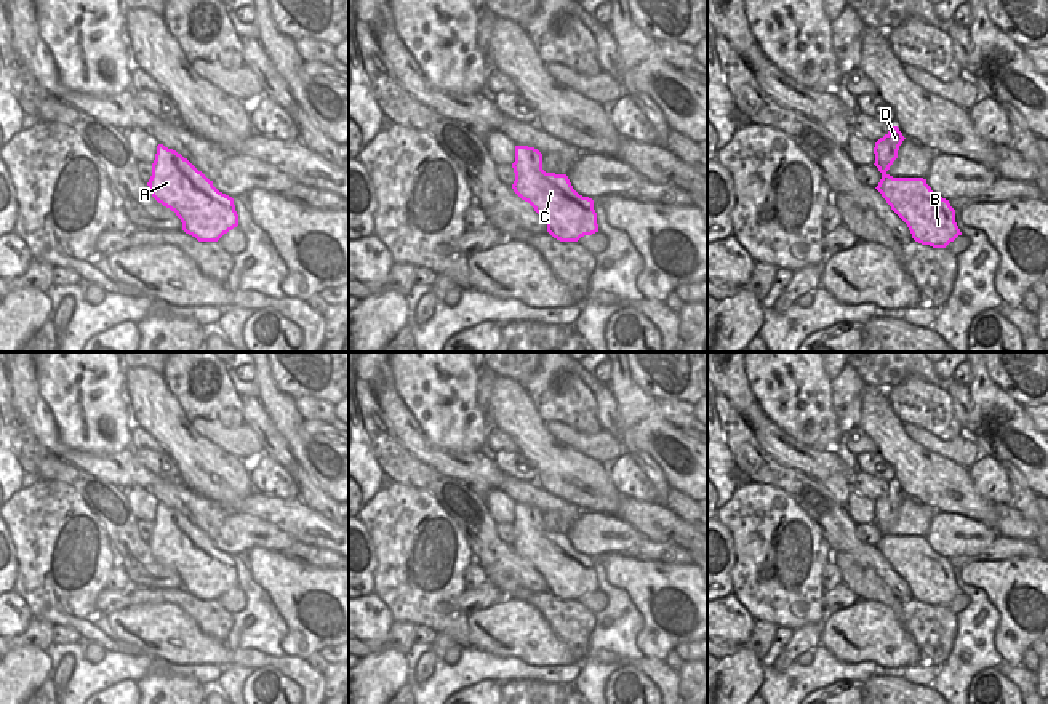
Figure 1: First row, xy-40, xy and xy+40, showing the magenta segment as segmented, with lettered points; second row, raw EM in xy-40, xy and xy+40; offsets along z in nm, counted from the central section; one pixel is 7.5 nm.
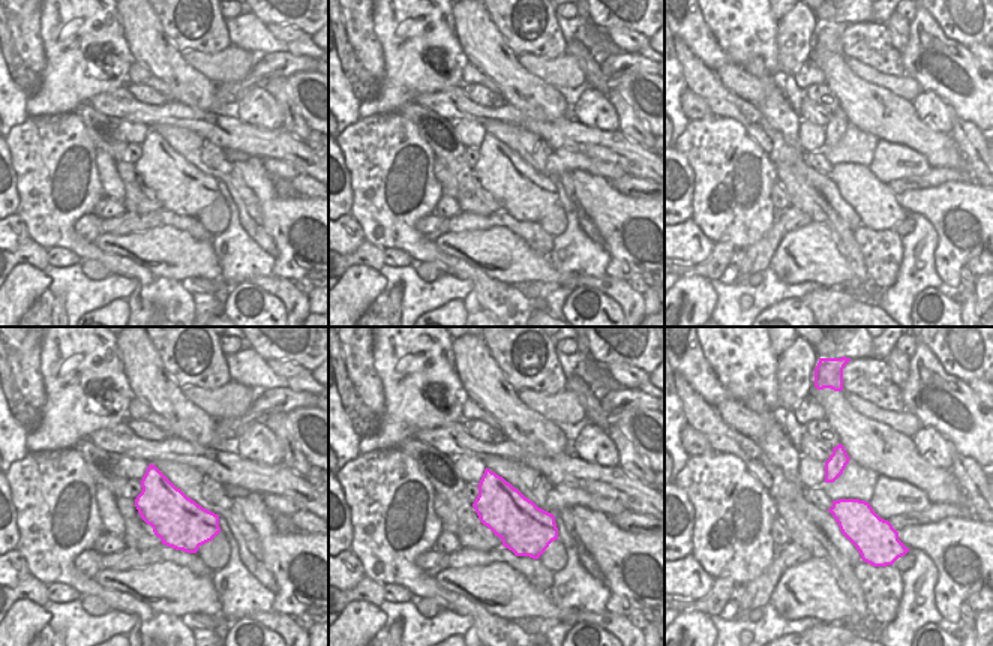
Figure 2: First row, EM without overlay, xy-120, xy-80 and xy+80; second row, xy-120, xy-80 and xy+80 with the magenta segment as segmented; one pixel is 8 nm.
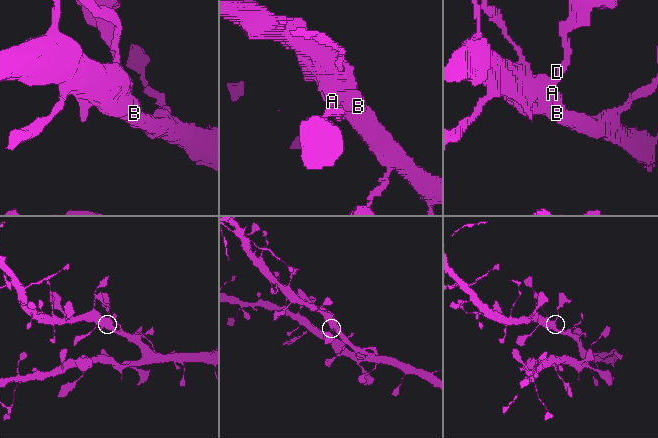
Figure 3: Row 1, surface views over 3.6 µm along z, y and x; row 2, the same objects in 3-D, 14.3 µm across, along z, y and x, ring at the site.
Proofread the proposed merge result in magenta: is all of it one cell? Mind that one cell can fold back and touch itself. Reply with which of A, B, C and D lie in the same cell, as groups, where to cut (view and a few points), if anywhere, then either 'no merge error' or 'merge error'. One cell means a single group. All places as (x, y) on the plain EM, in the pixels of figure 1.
A B C D | no cut | no merge error

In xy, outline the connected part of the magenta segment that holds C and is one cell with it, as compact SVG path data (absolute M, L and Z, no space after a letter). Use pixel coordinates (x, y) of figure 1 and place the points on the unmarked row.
M515 504L512 526L514 550L546 579L547 590L554 597L578 600L584 594L598 590L594 558L579 554L566 533L546 531L538 507Z

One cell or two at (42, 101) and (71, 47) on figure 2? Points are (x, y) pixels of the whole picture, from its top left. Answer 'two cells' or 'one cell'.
one cell

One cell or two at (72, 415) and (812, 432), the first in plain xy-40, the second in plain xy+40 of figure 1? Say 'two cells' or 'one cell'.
one cell

